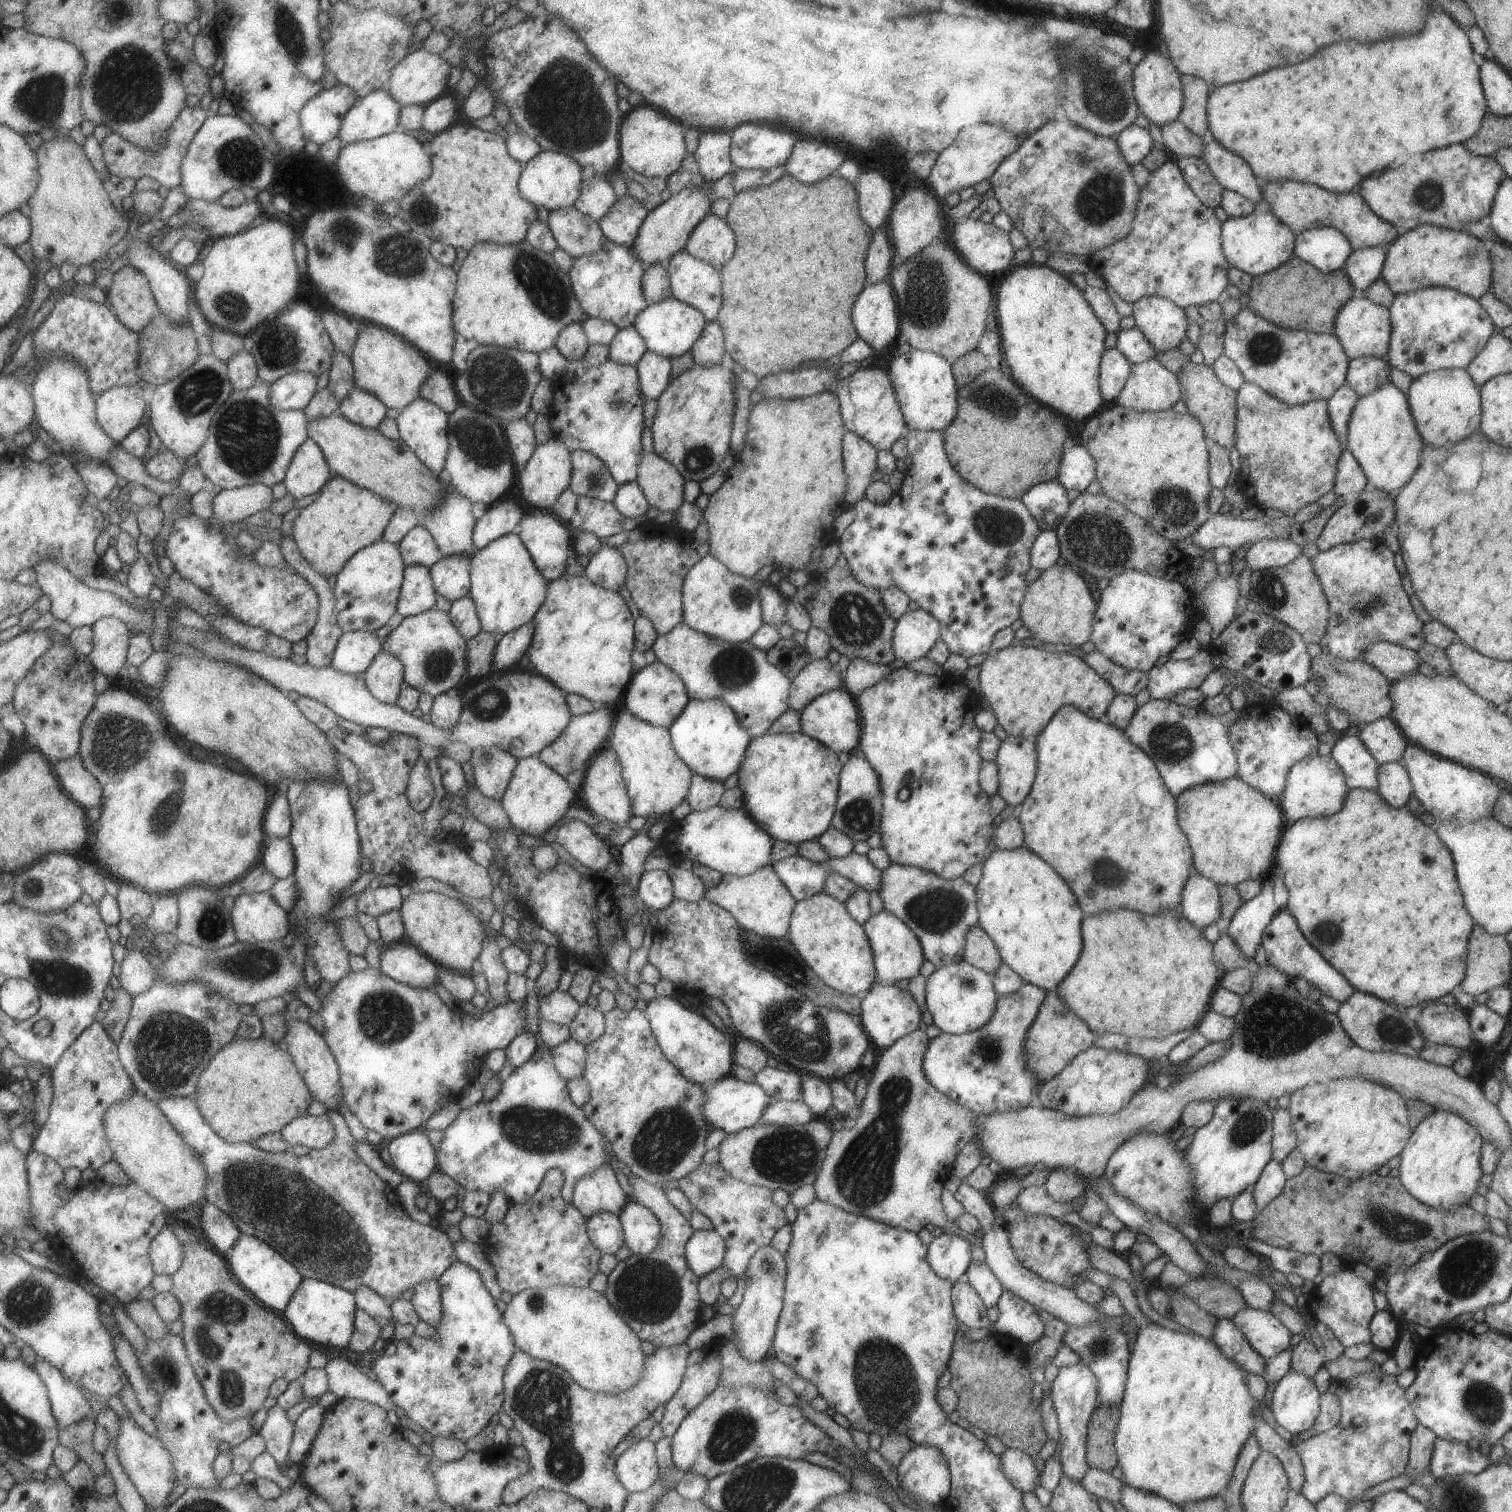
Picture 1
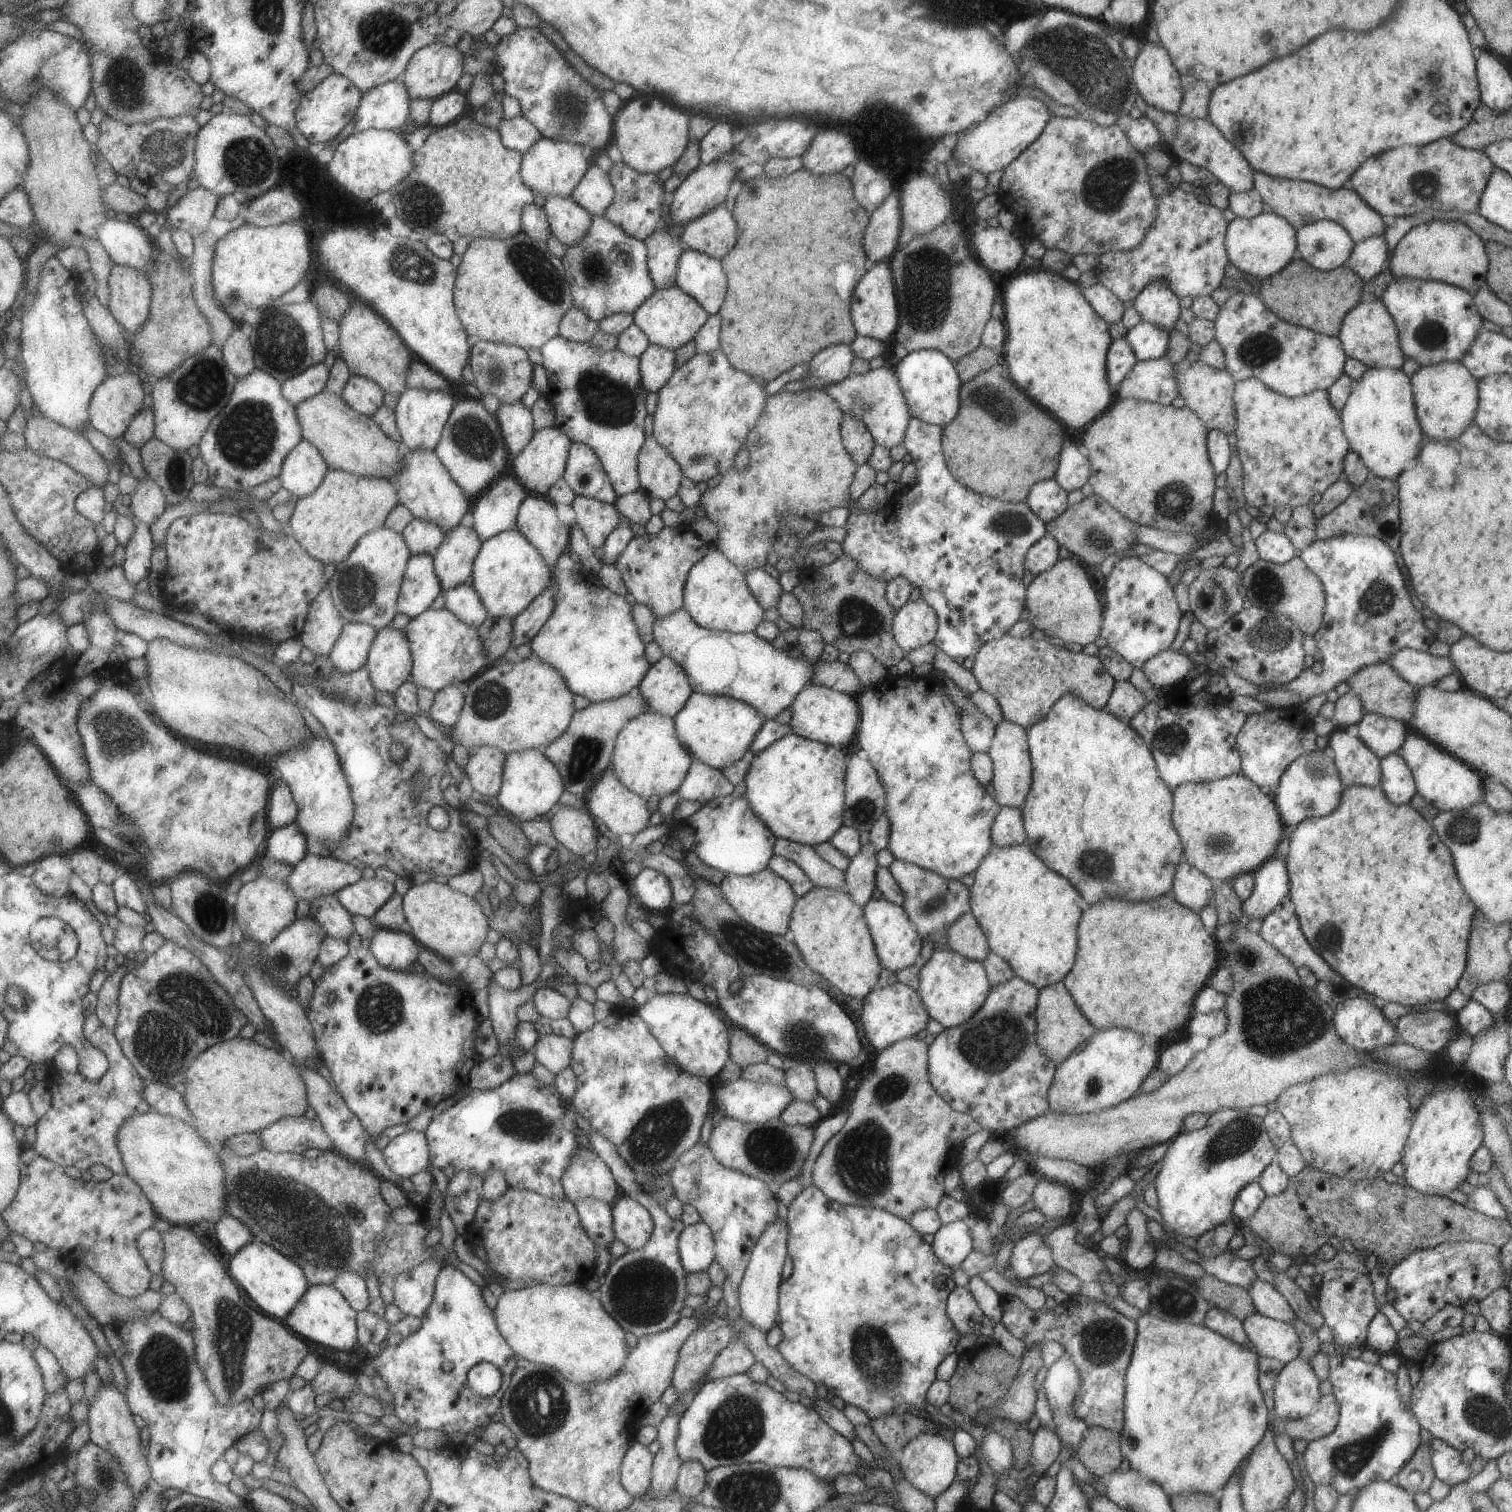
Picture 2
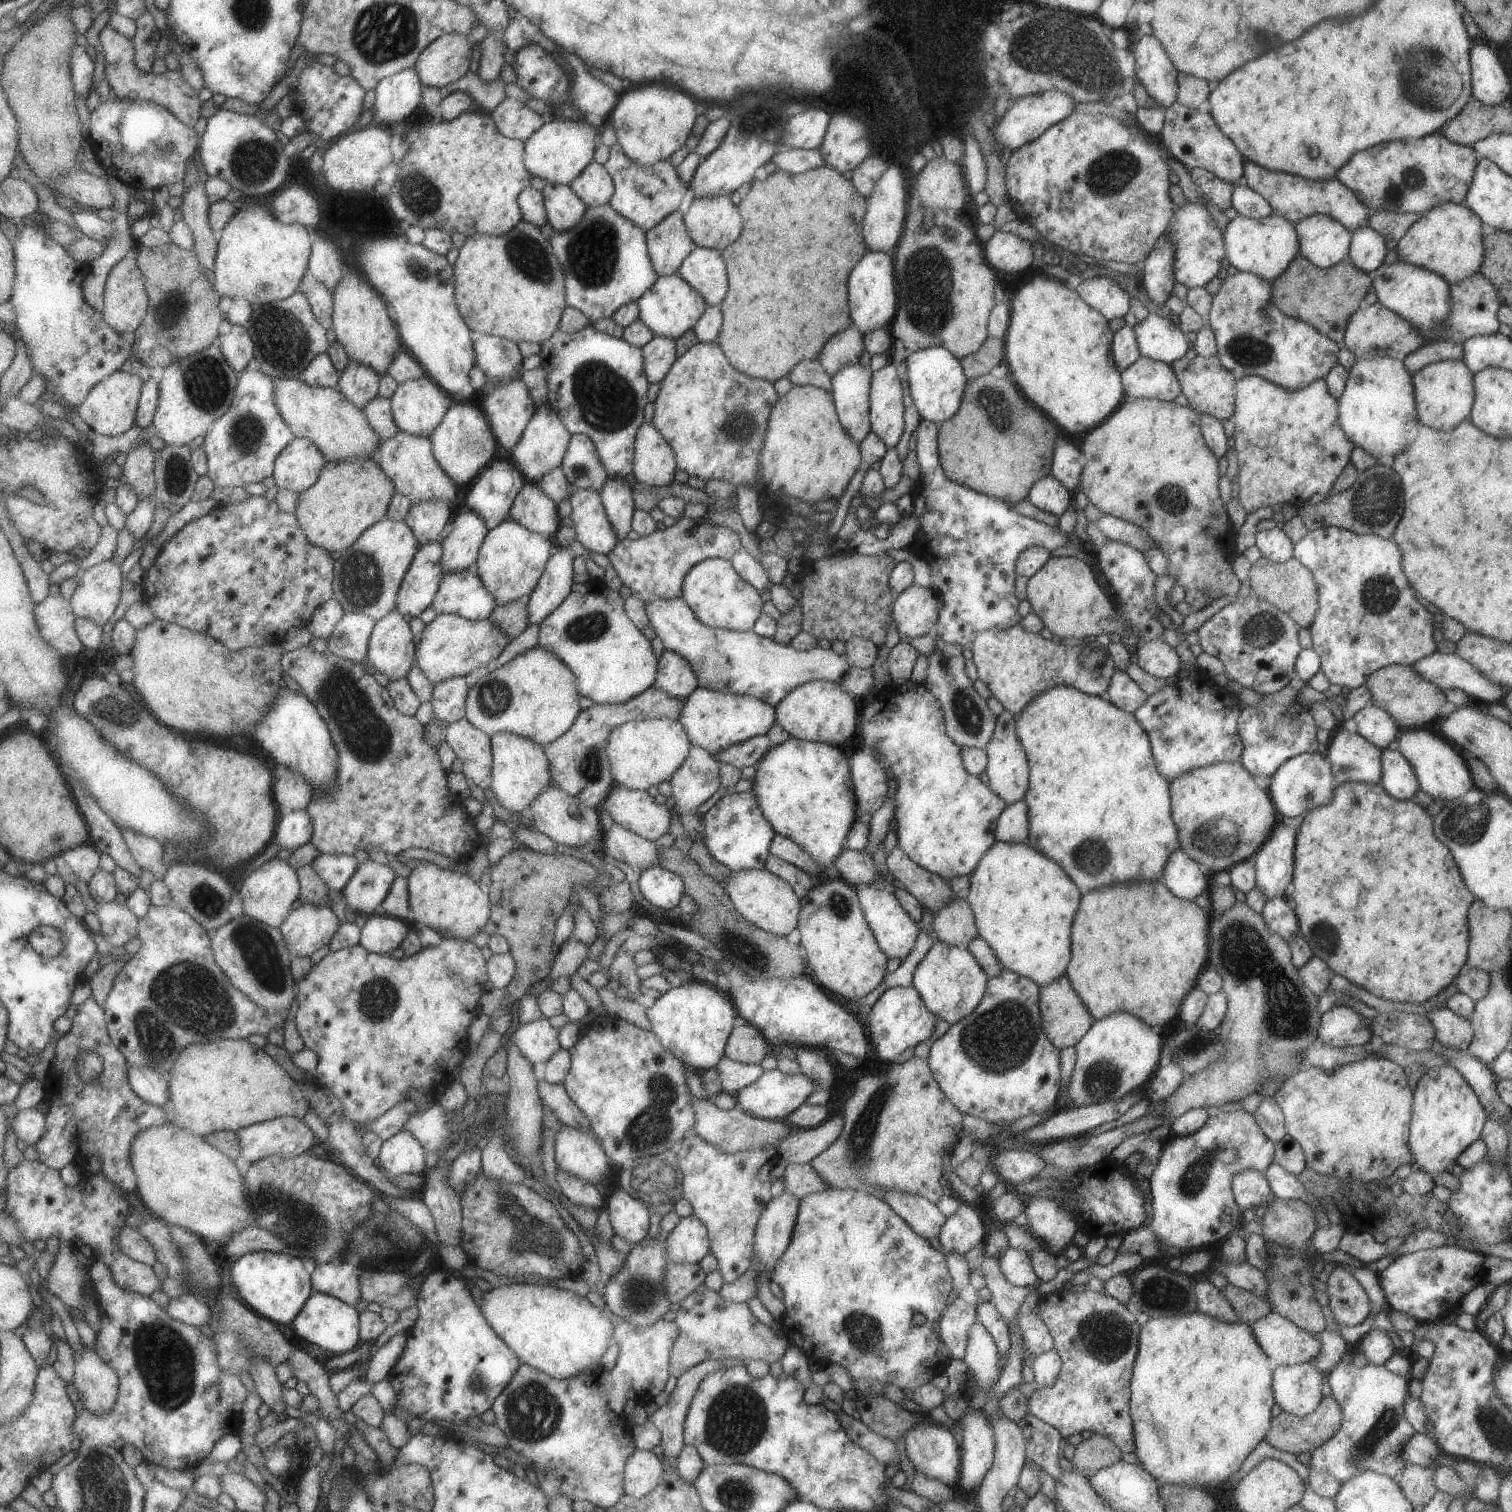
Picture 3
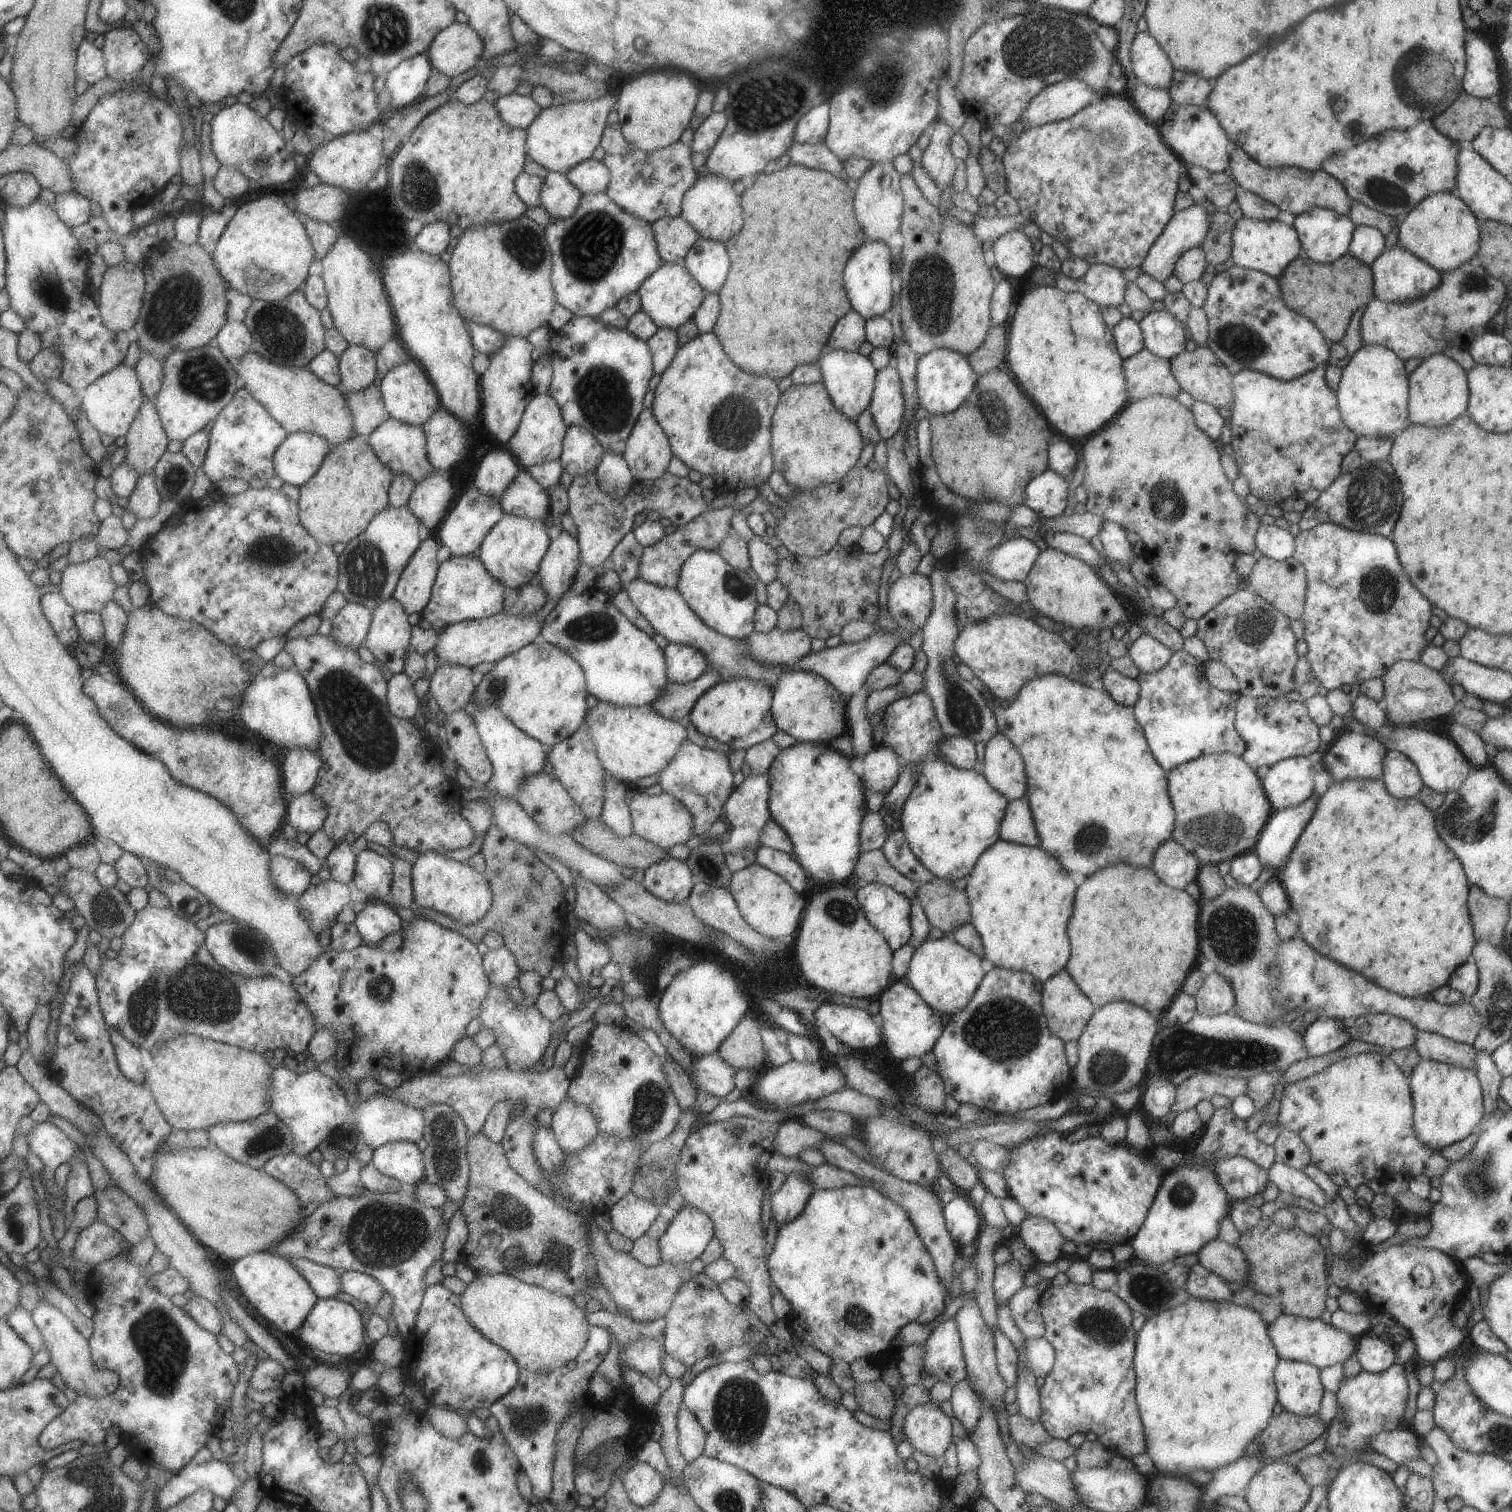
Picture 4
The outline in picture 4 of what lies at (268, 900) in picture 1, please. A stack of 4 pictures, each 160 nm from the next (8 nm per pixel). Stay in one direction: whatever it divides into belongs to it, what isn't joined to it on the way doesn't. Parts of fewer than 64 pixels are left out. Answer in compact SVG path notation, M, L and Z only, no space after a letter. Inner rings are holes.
M275 855L271 859L271 882L287 896L300 898L311 887L311 870L297 860Z

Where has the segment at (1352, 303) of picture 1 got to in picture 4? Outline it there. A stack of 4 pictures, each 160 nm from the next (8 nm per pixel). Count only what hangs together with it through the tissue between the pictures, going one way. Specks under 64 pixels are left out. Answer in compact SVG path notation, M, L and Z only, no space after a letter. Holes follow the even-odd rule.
M1463 262L1455 270L1441 272L1439 285L1435 286L1427 296L1405 300L1405 302L1382 302L1371 299L1365 307L1360 321L1360 336L1362 344L1379 344L1401 358L1405 362L1411 358L1428 358L1430 355L1440 354L1445 348L1451 346L1468 348L1468 345L1481 338L1488 330L1488 323L1501 310L1503 298L1505 298L1505 284L1487 272L1479 262Z

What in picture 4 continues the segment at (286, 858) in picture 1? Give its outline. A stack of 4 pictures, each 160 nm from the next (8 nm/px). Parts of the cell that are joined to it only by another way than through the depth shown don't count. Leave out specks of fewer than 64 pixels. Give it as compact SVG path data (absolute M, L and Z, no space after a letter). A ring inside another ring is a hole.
M315 790L296 796L289 804L289 816L286 823L298 832L304 832L311 837L315 832L320 832L327 822L327 808L325 800L315 796Z

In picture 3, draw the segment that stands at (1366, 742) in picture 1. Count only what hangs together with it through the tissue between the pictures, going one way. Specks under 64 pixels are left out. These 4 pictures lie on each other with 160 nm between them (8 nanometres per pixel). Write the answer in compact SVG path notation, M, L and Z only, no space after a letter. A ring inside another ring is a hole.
M1374 703L1360 708L1352 719L1357 725L1356 734L1369 740L1380 750L1393 747L1400 732L1393 718Z

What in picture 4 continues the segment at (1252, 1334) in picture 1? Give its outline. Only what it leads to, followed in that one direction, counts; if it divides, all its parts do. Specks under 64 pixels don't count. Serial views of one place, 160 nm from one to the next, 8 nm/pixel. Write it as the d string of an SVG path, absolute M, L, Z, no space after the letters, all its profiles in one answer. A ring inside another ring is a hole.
M1281 1313L1267 1325L1267 1336L1271 1338L1279 1359L1308 1363L1319 1370L1336 1363L1343 1364L1356 1351L1356 1339L1353 1336L1331 1324L1325 1324L1320 1318L1300 1318Z

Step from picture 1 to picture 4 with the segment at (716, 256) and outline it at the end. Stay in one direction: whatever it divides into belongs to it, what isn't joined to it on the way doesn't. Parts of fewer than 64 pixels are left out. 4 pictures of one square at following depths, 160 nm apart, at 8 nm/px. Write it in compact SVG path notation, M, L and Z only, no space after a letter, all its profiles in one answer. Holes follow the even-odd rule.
M699 171L695 183L685 194L680 207L680 216L699 234L700 238L717 240L725 243L733 234L741 230L743 224L740 196L732 188L732 183L723 176L715 176L709 172Z

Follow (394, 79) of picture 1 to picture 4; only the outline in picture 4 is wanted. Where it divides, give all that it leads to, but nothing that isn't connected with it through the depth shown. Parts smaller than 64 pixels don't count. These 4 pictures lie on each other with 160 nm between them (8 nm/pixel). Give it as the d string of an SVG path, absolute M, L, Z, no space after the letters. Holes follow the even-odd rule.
M453 22L433 40L428 54L434 68L445 76L458 78L471 73L484 58L485 40L471 23Z

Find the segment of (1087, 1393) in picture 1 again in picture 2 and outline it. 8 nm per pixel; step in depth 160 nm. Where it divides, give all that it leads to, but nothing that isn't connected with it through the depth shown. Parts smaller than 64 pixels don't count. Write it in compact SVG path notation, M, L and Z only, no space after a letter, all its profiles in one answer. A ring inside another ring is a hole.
M1067 1354L1059 1356L1047 1367L1045 1380L1041 1383L1060 1444L1063 1448L1071 1448L1072 1455L1079 1448L1082 1436L1088 1428L1083 1420L1075 1418L1073 1412L1073 1400L1078 1387L1077 1368Z

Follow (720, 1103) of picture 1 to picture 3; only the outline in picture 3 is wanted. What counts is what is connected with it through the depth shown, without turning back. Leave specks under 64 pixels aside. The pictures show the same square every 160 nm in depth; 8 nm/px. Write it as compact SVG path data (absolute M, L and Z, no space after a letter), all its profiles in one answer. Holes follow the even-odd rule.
M777 1068L775 1070L765 1070L757 1080L737 1092L737 1096L735 1096L735 1100L737 1100L736 1107L743 1110L745 1114L751 1114L751 1116L762 1120L784 1121L816 1089L815 1082L811 1082L805 1074L787 1075L780 1072Z

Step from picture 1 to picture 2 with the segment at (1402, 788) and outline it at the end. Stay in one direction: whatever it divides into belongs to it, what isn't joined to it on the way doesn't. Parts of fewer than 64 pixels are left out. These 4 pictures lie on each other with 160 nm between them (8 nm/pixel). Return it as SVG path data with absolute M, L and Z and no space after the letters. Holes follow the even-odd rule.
M1399 752L1391 753L1380 760L1380 773L1382 782L1379 787L1391 804L1407 804L1416 793L1412 772Z

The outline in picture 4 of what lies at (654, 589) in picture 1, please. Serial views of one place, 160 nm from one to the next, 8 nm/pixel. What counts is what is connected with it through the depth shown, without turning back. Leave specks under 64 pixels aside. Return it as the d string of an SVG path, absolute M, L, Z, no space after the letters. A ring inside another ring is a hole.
M741 496L735 498L735 502L733 502L731 508L725 506L725 508L719 508L719 510L703 512L703 514L695 516L687 524L676 527L671 534L663 536L663 539L659 540L657 544L643 547L643 552L639 560L638 578L645 580L645 582L651 582L651 584L657 584L657 586L676 588L681 566L695 550L709 550L714 552L719 548L719 544L721 544L723 538L738 536L730 526L730 520L735 513L735 508L743 506L739 502L743 502Z

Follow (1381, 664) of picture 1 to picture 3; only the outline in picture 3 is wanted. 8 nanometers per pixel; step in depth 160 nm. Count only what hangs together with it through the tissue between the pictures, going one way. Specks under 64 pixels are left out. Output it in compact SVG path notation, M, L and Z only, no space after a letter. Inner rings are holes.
M1435 651L1413 662L1412 666L1421 678L1429 680L1433 686L1443 690L1459 689L1484 706L1499 703L1507 691L1487 680L1485 674L1455 654Z

